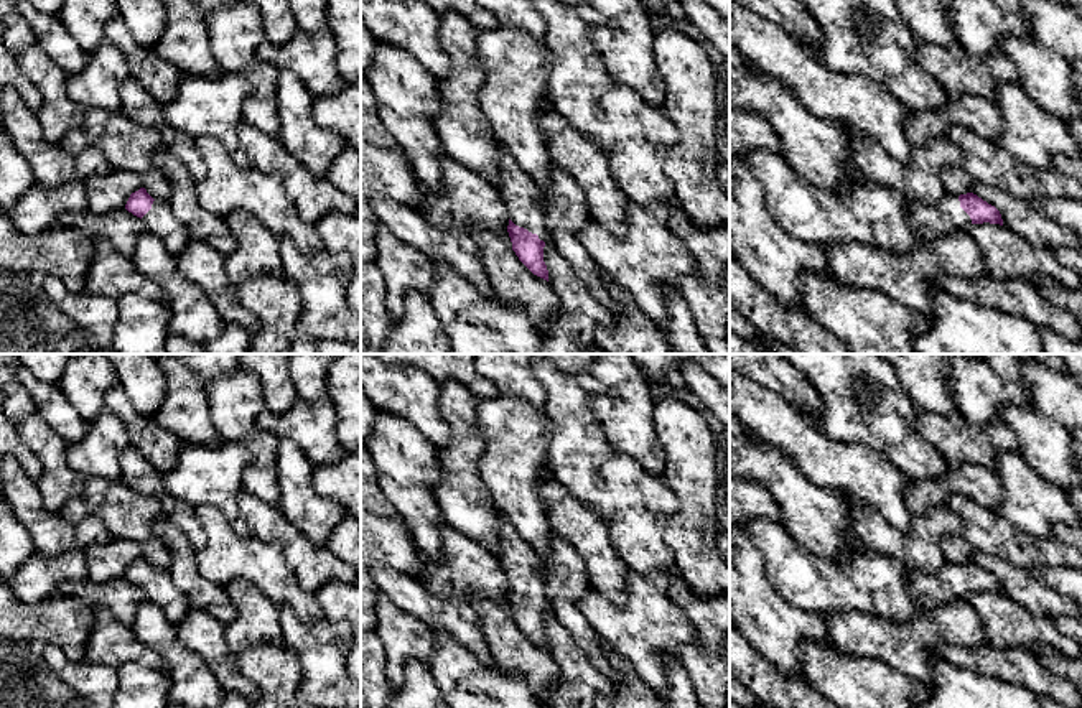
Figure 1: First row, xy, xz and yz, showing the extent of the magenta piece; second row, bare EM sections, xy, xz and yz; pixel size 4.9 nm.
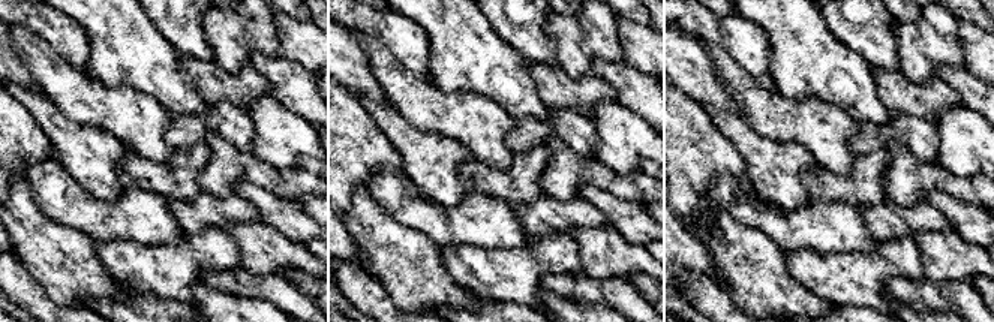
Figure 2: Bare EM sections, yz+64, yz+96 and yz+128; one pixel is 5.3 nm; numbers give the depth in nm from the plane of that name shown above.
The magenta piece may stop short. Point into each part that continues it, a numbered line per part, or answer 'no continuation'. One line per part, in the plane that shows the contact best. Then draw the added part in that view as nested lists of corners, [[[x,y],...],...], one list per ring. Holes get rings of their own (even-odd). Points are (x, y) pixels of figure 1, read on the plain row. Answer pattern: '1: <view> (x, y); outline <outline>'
1: xz (517, 560); outline [[[496,514],[499,555],[496,557],[501,571],[506,575],[511,589],[537,603],[545,613],[552,613],[547,601],[542,563],[535,550],[520,538],[507,517]]]

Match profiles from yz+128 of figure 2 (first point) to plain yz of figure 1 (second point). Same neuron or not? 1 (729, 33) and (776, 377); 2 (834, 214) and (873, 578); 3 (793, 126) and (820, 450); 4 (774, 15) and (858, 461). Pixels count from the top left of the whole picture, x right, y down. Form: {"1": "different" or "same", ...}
{"1": "same", "2": "same", "3": "same", "4": "different"}

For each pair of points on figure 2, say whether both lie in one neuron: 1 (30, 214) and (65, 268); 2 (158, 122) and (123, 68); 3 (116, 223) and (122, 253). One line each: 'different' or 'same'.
1: same
2: different
3: different

